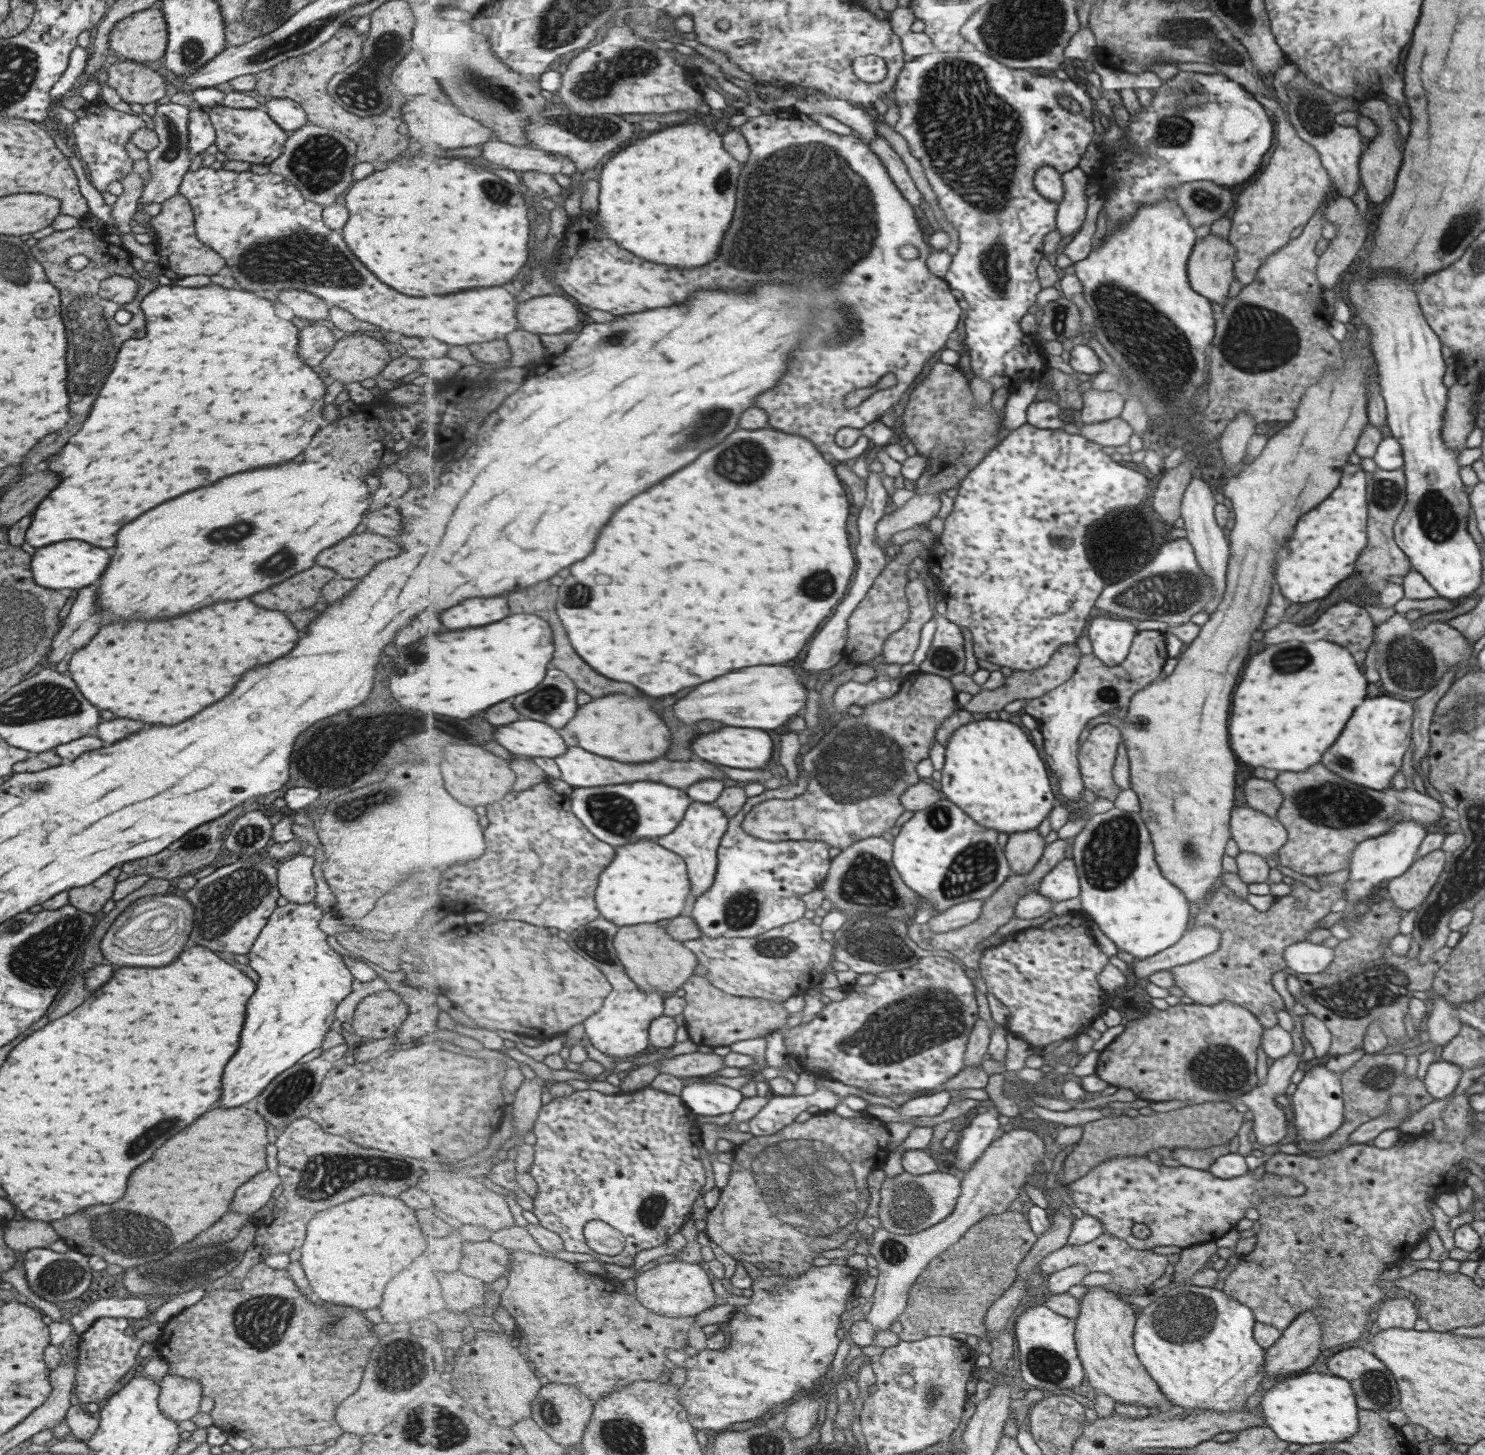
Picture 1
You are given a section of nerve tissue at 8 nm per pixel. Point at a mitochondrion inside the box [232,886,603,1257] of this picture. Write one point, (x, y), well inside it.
(327, 1176)

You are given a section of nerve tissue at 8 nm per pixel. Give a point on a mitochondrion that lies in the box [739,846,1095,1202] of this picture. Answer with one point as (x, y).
(936, 1016)

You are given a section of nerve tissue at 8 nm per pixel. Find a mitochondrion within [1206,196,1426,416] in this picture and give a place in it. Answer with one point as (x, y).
(1255, 339)

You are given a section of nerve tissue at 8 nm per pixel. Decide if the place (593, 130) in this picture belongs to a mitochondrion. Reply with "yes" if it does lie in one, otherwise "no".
yes

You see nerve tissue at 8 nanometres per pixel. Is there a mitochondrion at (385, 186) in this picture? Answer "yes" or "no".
no

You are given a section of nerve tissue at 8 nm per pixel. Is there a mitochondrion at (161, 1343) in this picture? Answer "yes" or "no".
no

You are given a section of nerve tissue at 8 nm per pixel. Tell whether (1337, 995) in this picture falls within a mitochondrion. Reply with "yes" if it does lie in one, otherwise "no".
yes

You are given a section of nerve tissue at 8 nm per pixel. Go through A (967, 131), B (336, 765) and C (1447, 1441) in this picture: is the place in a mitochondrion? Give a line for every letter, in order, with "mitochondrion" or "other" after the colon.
A: mitochondrion
B: mitochondrion
C: other

